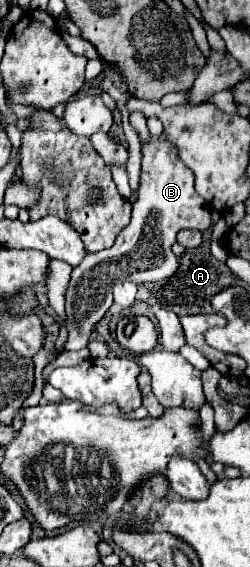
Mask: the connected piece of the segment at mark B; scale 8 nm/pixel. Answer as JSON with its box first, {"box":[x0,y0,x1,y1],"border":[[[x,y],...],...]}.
{"box":[64,133,212,351],"border":[[[162,133],[158,139],[150,137],[146,143],[142,143],[140,185],[136,189],[136,199],[132,201],[132,219],[128,227],[118,235],[110,249],[86,253],[70,275],[68,289],[64,293],[68,329],[64,349],[78,351],[88,345],[96,323],[112,305],[114,283],[134,281],[138,285],[148,285],[172,277],[180,267],[180,257],[172,253],[176,233],[180,229],[198,229],[204,233],[208,227],[212,227],[210,209],[206,209],[206,201],[202,201],[202,197],[198,197],[194,191],[194,173],[182,165],[178,151],[166,139],[166,133]]]}

